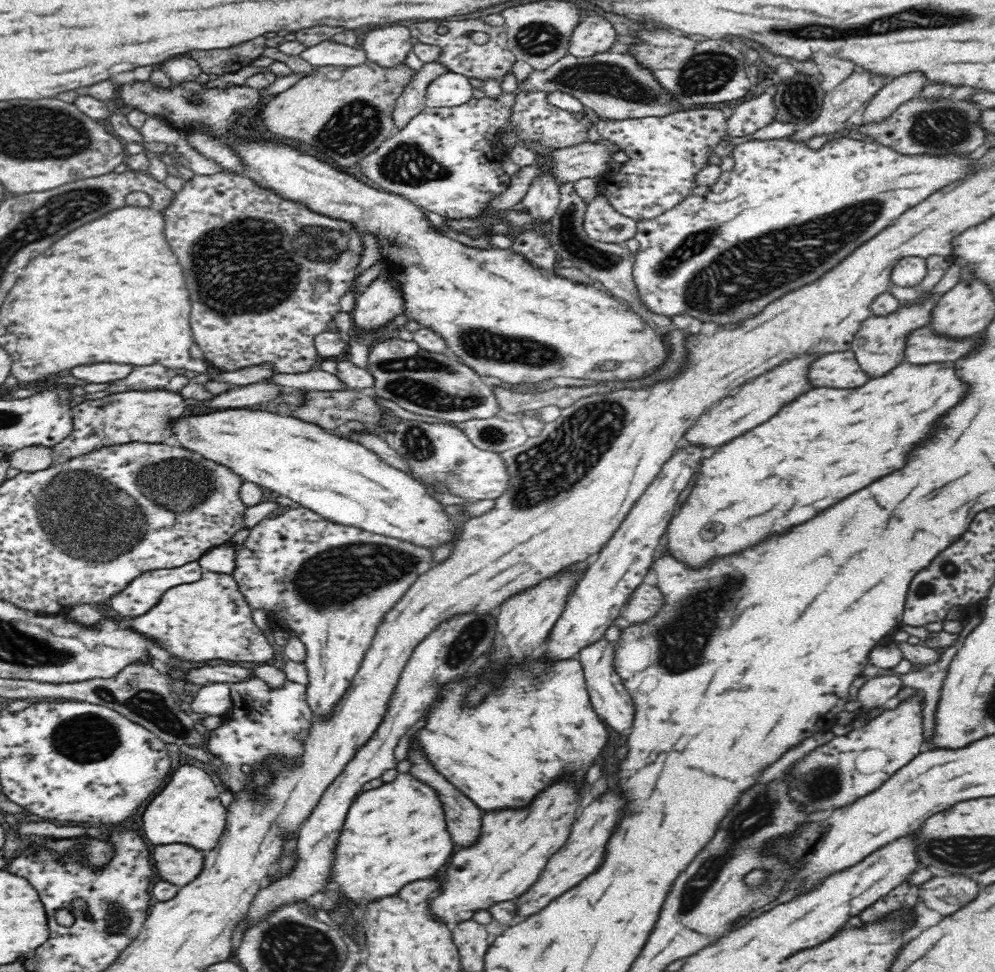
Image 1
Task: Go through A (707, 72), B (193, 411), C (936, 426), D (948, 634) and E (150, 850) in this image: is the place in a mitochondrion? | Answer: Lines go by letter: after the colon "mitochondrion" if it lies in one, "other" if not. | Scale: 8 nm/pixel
A: mitochondrion
B: other
C: other
D: other
E: other

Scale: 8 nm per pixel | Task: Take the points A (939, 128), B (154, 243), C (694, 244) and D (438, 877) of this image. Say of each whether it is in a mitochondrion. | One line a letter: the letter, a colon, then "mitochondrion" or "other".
A: mitochondrion
B: other
C: mitochondrion
D: other

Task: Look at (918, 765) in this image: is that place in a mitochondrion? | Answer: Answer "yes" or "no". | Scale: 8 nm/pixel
no

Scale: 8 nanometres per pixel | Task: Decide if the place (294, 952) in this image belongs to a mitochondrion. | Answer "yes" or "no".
yes

